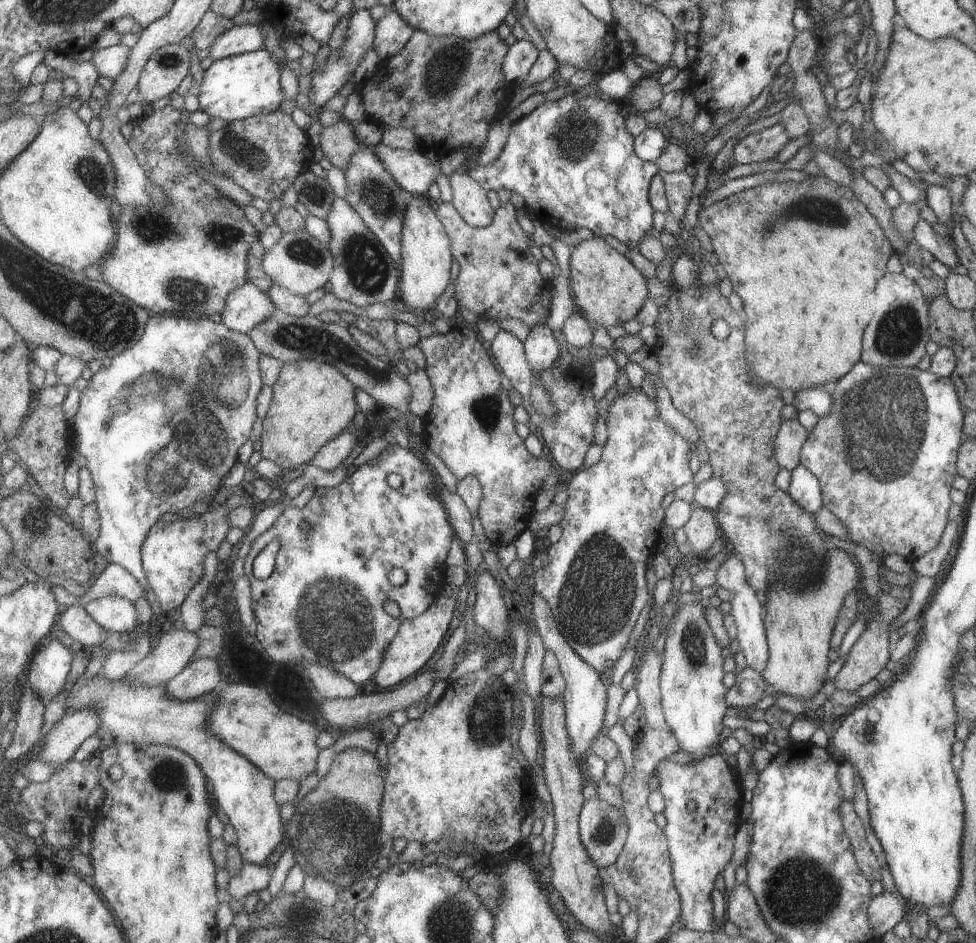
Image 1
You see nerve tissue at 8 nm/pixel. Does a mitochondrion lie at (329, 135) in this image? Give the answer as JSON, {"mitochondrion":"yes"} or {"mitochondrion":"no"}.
{"mitochondrion":"no"}

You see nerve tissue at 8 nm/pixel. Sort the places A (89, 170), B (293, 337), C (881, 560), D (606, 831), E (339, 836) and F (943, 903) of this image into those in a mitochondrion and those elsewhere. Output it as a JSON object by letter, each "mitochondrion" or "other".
{"A":"mitochondrion","B":"mitochondrion","C":"other","D":"mitochondrion","E":"mitochondrion","F":"other"}

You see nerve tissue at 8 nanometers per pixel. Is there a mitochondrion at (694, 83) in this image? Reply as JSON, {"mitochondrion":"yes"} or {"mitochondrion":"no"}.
{"mitochondrion":"no"}

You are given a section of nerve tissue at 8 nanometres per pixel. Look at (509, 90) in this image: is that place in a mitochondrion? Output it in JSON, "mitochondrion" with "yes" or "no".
{"mitochondrion":"no"}

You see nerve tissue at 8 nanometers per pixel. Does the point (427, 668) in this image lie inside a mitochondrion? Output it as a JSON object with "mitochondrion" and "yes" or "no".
{"mitochondrion":"no"}

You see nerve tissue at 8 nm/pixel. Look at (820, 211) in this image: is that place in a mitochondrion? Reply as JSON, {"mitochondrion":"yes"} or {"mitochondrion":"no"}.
{"mitochondrion":"yes"}

